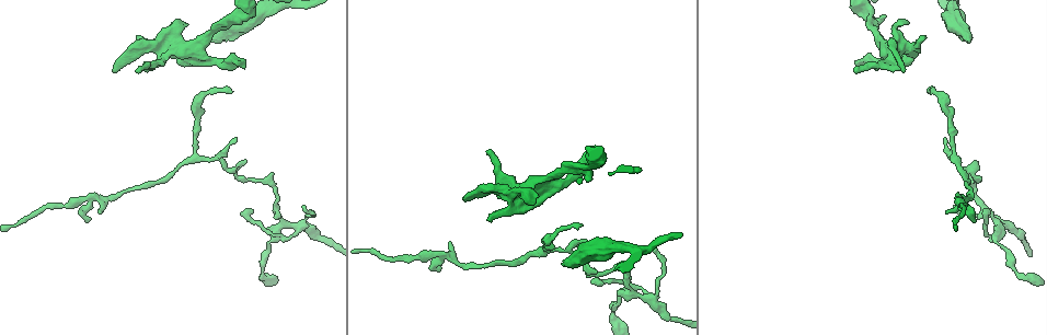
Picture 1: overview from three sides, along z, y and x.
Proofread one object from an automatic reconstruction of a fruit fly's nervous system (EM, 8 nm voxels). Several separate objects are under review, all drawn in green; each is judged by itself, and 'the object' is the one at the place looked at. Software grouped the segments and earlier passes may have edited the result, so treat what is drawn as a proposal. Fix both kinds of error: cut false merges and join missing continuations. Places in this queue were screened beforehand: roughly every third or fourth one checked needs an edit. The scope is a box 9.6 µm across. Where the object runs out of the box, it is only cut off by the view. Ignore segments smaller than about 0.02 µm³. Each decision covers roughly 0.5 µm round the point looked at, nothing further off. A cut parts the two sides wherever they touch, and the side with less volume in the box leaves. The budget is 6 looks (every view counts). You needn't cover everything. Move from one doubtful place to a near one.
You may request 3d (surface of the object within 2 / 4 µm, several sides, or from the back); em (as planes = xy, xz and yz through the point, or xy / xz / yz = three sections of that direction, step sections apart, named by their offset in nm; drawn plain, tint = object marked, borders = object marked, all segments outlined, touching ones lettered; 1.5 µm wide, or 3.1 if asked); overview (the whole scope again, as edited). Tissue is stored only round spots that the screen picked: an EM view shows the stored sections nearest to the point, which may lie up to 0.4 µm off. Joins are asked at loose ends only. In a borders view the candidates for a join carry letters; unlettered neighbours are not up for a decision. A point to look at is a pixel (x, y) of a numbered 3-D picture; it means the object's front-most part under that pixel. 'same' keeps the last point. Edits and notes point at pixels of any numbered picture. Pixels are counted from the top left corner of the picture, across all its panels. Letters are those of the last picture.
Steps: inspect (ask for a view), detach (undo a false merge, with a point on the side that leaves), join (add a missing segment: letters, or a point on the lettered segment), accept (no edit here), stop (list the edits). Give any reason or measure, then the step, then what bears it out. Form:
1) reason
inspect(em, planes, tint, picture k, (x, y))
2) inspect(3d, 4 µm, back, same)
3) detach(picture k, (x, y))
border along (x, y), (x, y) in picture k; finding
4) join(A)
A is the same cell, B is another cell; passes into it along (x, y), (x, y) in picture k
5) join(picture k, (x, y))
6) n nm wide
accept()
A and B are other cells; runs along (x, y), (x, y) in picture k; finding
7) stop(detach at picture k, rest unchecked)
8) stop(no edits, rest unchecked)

branch stops here
inspect(3d, 4 µm, picture 1, (137, 70))

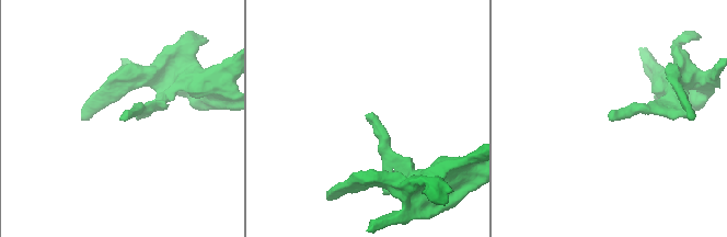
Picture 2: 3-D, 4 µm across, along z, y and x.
inspect(em, planes, borders, picture 2, (368, 113))

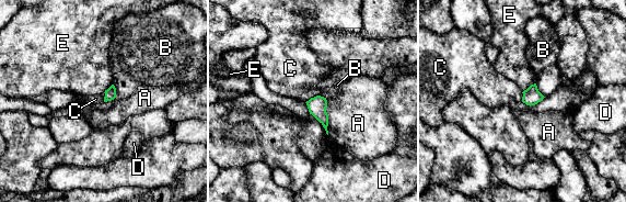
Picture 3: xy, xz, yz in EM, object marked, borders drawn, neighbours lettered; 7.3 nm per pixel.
accept()
A, B, C, D and E are other cells; border along (317, 94), (305, 102) in picture 3; none of them fits

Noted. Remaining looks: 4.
branch stops here
inspect(em, xz, step 8, tint, picture 1, (211, 42))

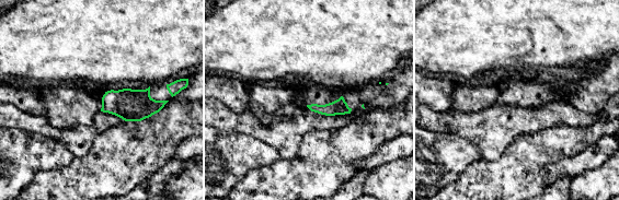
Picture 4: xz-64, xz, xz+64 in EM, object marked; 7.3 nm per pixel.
cut it another way
inspect(em, planes, borders, same)

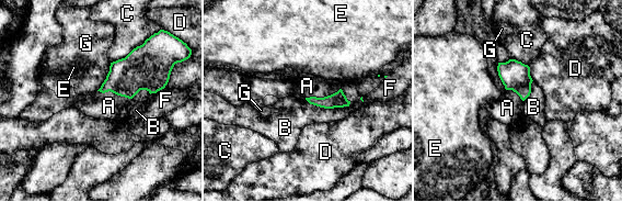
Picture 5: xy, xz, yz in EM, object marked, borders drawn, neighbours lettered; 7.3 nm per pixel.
B touches over 340 nm
join(A)
A is the same cell, B, C, D, E, F and G are other cells; the cell continues

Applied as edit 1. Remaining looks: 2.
inspect(overview)

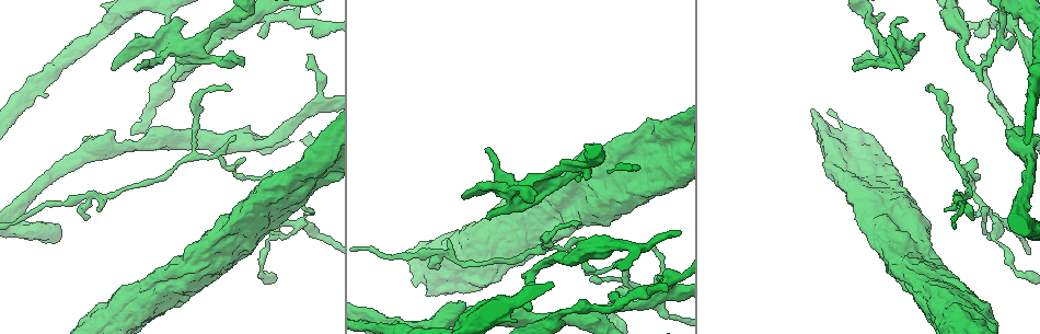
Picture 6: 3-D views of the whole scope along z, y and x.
tapers out
inspect(em, planes, borders, picture 6, (654, 248))

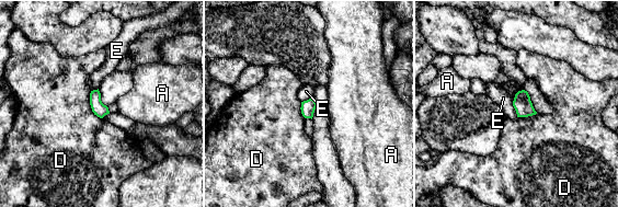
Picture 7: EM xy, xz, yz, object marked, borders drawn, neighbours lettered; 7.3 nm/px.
accept()
A, D and E are other cells; border along (513, 98), (513, 107), (517, 116) in picture 7; no lettered segment goes on from it

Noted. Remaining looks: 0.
stop(join at picture 5, rest unchecked)

